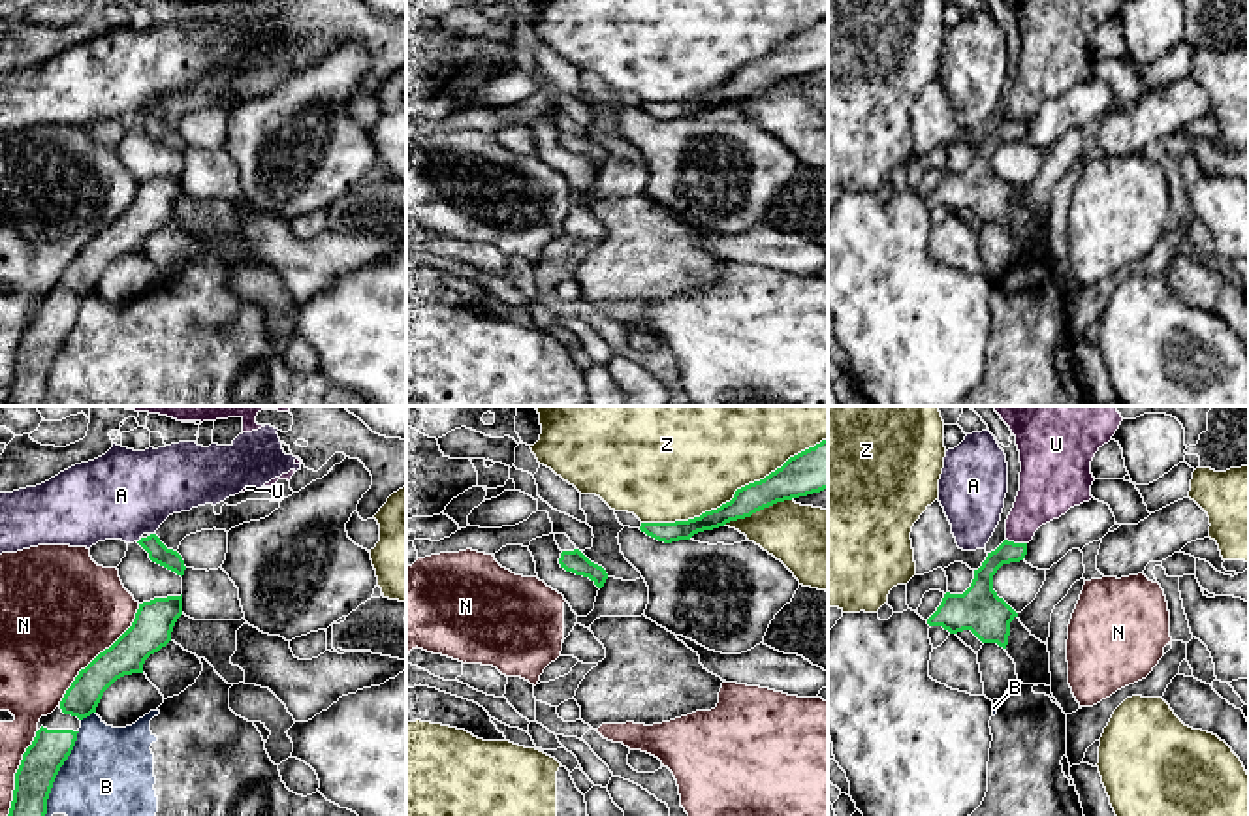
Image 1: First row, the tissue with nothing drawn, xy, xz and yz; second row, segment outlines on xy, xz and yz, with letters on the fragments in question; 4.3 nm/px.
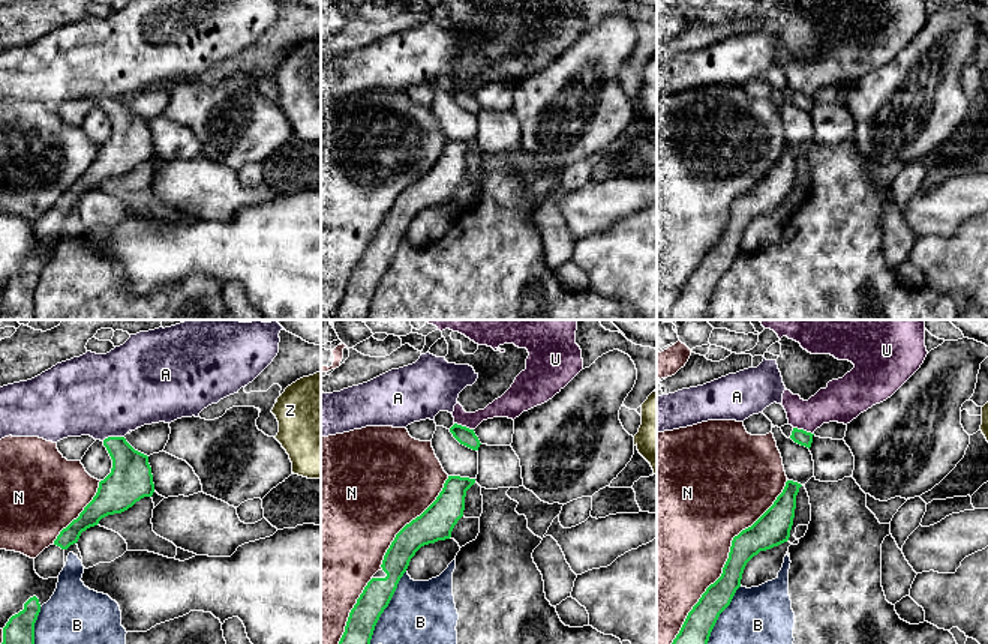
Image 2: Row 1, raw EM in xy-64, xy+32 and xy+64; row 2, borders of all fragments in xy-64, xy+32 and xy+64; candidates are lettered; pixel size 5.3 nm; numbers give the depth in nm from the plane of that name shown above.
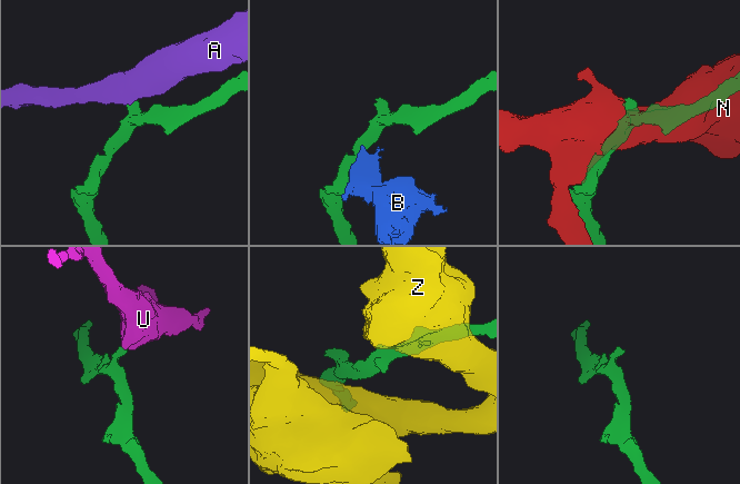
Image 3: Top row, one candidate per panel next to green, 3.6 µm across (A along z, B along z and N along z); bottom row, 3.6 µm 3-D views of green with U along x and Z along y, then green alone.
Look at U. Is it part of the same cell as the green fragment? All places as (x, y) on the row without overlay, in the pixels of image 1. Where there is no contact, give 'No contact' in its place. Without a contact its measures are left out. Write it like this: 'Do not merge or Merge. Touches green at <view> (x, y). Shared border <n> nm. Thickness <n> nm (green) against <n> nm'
Do not merge. Touches green at yz (1016, 123). Shared border 90 nm. Thickness 100 nm (green) against 220 nm

